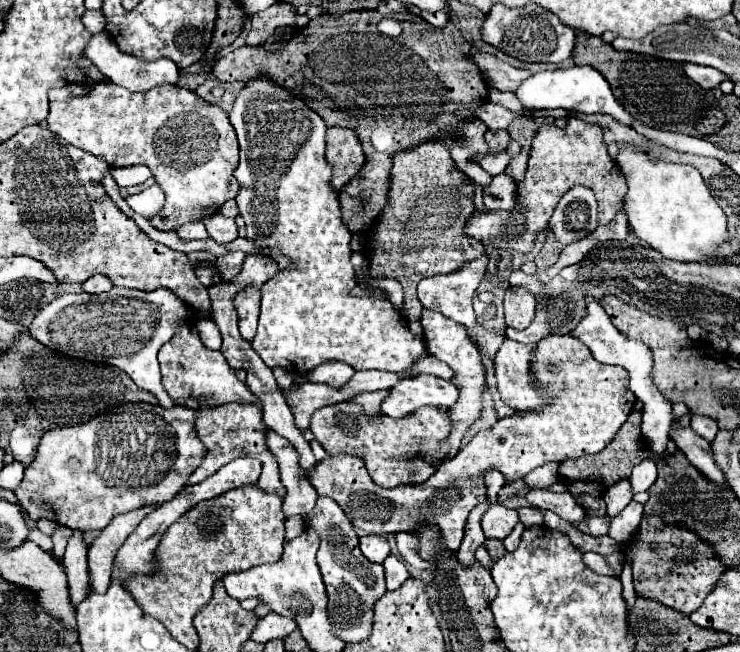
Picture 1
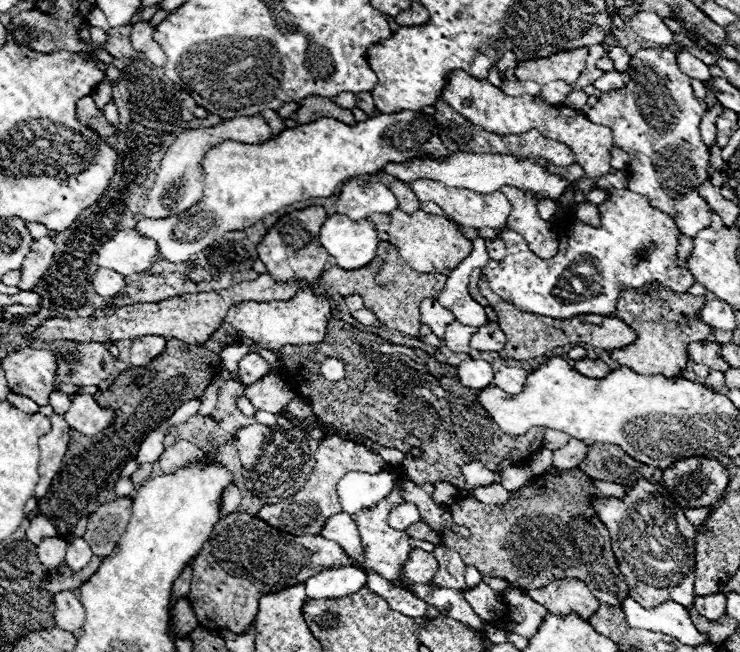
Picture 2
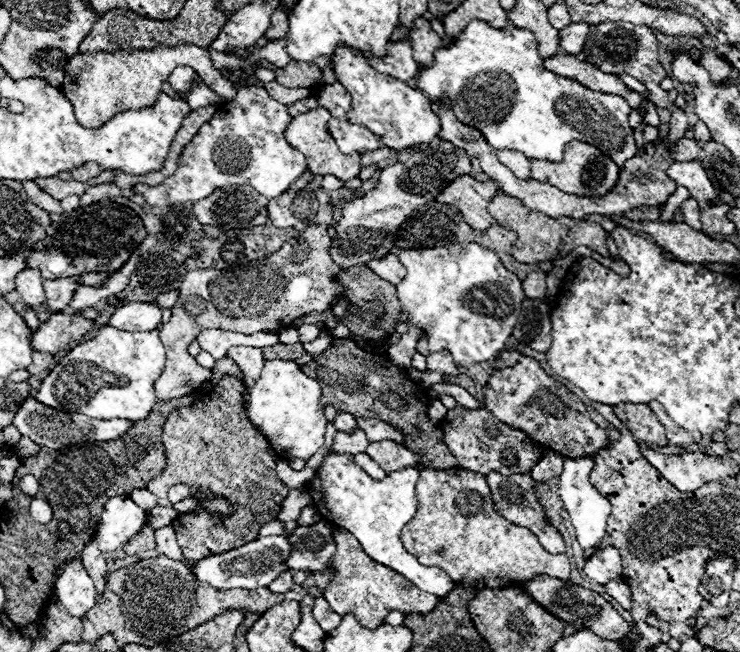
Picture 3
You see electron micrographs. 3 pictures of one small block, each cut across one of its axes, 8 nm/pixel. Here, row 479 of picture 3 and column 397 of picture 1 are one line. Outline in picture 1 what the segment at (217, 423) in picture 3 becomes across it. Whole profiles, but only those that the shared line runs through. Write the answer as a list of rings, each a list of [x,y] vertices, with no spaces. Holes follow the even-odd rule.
[[[442,142],[422,144],[410,152],[398,152],[393,160],[388,200],[368,228],[364,236],[364,258],[370,264],[372,278],[396,278],[404,288],[404,306],[418,306],[416,284],[432,274],[450,274],[462,268],[464,264],[480,258],[484,254],[484,244],[466,234],[466,222],[476,212],[474,208],[476,186],[462,170],[456,170],[456,164],[450,156],[450,146]]]

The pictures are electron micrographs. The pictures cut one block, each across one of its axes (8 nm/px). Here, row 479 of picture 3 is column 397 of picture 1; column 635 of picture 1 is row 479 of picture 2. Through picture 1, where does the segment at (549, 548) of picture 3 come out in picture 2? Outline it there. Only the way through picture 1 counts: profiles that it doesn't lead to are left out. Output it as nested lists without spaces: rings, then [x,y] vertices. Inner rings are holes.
[[[394,466],[394,472],[398,472],[396,476],[396,482],[392,486],[392,492],[380,500],[378,504],[370,506],[370,508],[364,508],[356,514],[352,514],[356,526],[358,526],[358,532],[360,532],[360,542],[362,542],[362,550],[364,550],[364,564],[360,566],[360,570],[364,572],[376,572],[380,576],[384,576],[386,580],[398,580],[400,576],[400,566],[406,562],[408,558],[408,552],[410,552],[410,544],[408,544],[408,536],[406,532],[396,532],[388,526],[388,514],[392,512],[392,508],[396,508],[396,504],[402,504],[404,498],[402,498],[402,478],[404,478],[404,472],[400,466]]]

